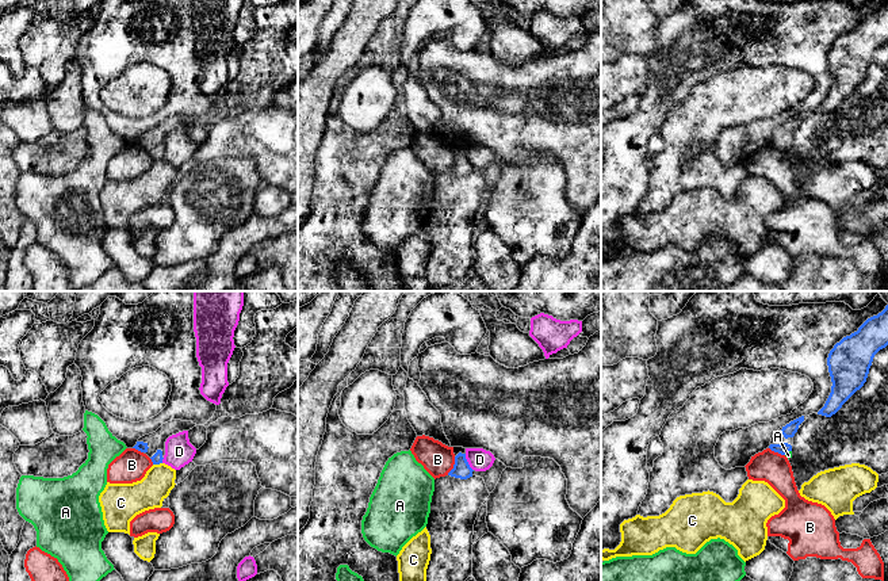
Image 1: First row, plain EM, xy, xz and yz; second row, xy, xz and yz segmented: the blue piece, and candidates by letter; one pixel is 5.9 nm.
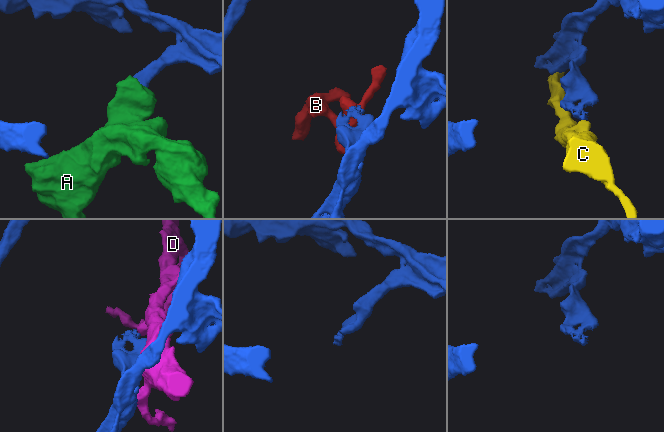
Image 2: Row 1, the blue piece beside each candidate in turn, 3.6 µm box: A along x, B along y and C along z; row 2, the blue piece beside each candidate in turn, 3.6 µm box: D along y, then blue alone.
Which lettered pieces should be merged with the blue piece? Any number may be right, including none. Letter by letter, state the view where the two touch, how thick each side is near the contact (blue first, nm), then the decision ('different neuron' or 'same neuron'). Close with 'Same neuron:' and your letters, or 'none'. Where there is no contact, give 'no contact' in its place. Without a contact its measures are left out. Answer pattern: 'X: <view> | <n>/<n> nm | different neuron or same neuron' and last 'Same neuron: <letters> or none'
A: yz | 70/40 nm | different neuron
B: xz | 100/190 nm | different neuron
C: xy | 70/190 nm | different neuron
D: xz | 100/140 nm | different neuron
Same neuron: none

